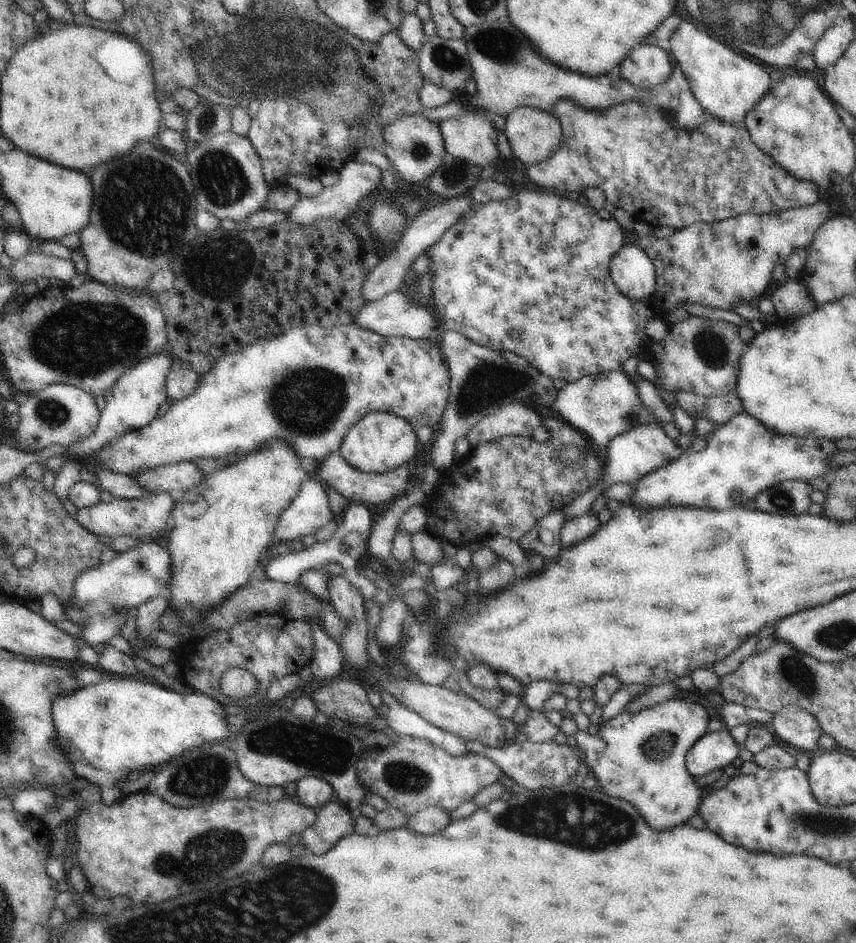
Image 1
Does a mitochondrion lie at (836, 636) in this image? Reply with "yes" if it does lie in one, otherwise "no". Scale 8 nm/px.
yes

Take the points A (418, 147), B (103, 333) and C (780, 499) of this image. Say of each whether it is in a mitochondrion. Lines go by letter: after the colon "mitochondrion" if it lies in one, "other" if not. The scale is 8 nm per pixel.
A: mitochondrion
B: mitochondrion
C: mitochondrion

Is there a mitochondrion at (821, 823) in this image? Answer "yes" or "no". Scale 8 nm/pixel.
yes

